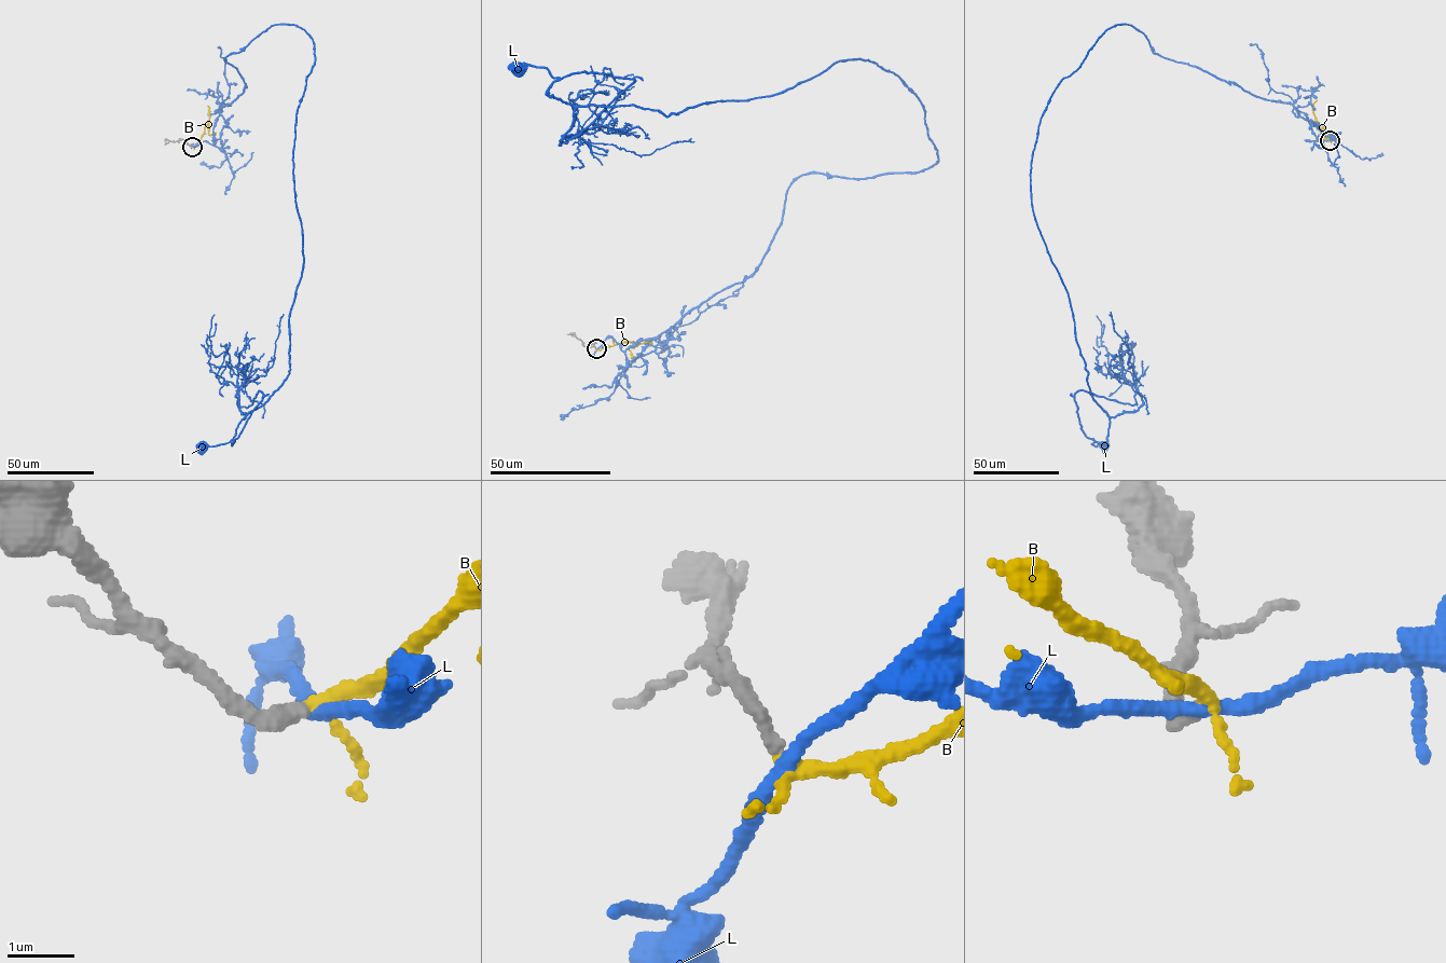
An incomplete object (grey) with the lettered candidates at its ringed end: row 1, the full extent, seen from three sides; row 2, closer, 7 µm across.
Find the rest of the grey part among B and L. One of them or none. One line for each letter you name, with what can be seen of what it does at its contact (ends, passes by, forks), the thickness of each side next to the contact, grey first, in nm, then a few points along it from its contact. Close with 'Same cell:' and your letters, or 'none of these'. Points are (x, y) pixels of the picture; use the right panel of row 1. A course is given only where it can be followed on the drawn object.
B: it passes by | 240/160 nm | via (1330, 140), (1320, 132), (1316, 118), (1319, 128), (1322, 125)
Same cell: B

